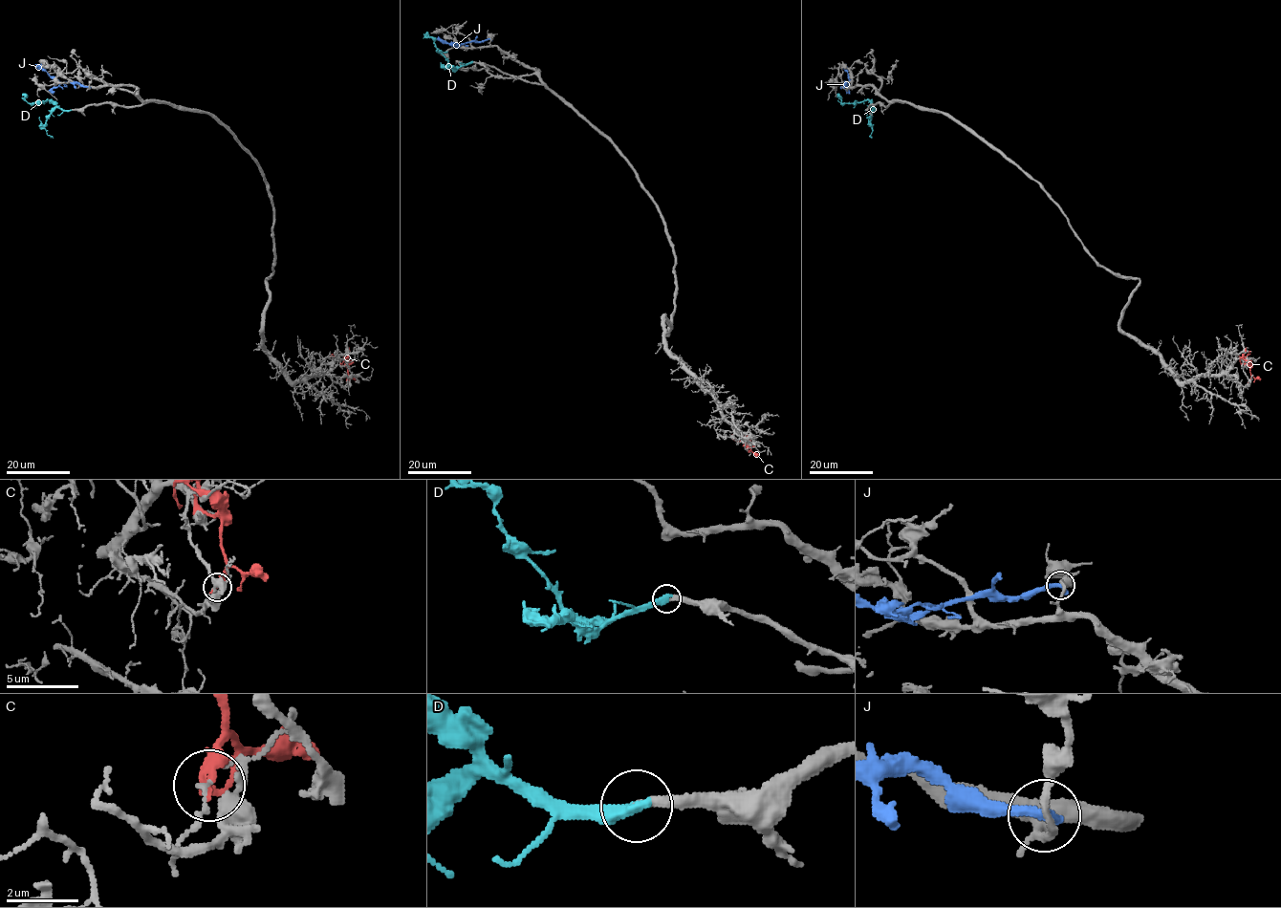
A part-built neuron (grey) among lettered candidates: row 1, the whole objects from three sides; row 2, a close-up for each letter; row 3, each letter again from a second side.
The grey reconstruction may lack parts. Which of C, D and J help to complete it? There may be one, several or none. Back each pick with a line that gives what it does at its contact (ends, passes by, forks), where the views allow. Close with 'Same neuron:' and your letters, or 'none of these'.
D: it ends
Same neuron: D

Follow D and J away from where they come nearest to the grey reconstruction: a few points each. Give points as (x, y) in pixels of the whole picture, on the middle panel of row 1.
D: (472, 62), (453, 67), (430, 37), (426, 36), (428, 32)
J: (490, 39), (455, 45), (435, 38)

